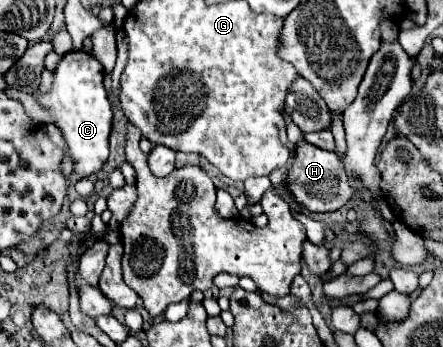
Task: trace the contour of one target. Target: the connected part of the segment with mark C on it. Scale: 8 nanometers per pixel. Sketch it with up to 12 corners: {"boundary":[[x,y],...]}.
{"boundary":[[67,53],[49,93],[35,95],[61,127],[75,173],[109,155],[103,65]]}

